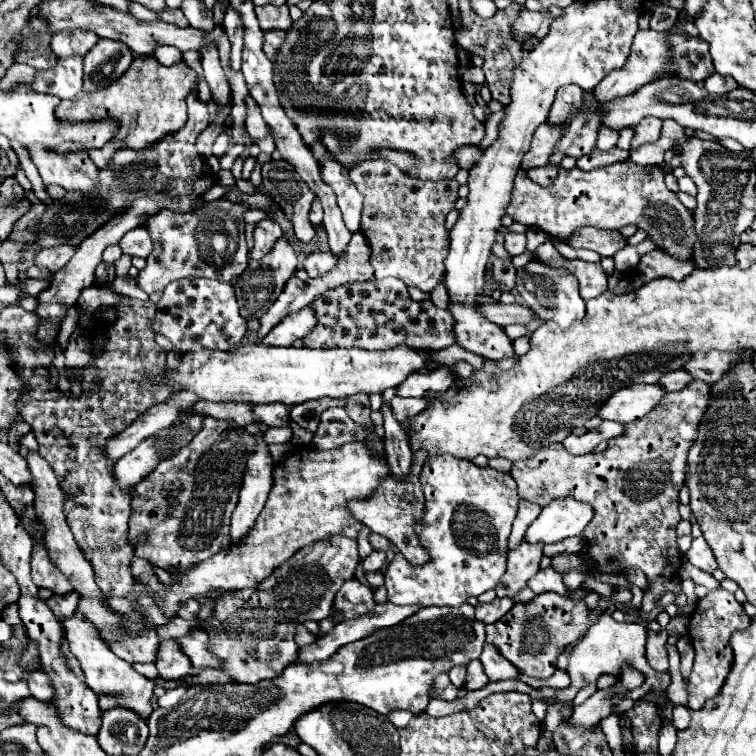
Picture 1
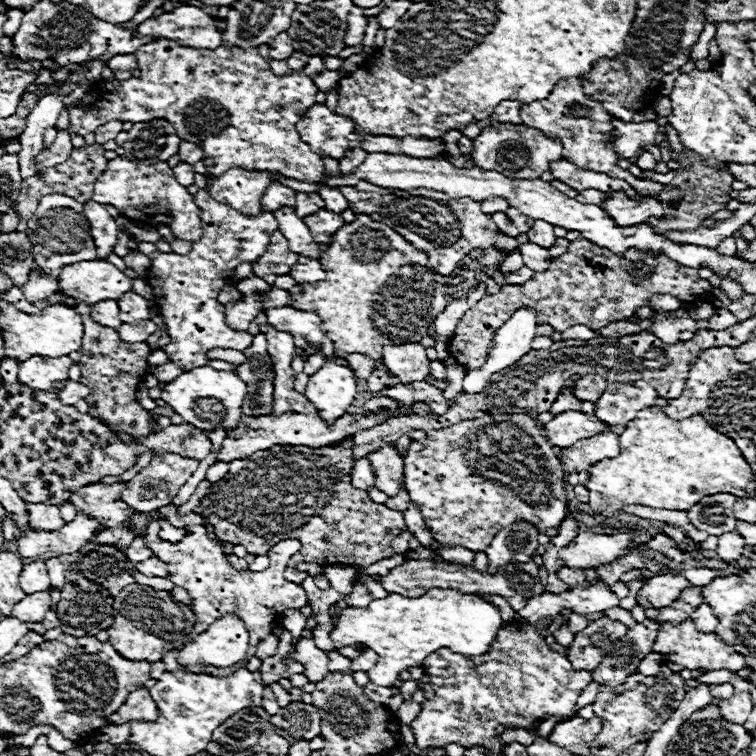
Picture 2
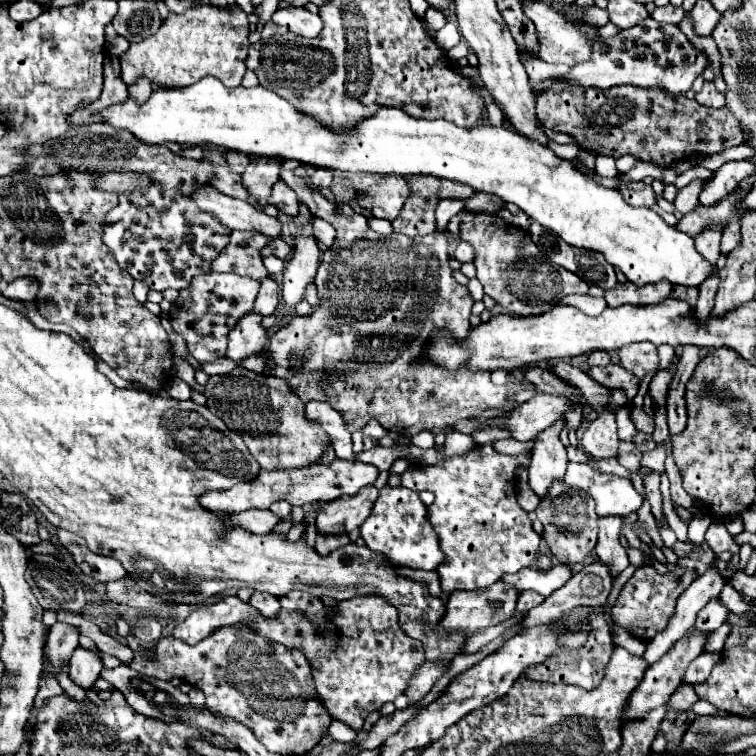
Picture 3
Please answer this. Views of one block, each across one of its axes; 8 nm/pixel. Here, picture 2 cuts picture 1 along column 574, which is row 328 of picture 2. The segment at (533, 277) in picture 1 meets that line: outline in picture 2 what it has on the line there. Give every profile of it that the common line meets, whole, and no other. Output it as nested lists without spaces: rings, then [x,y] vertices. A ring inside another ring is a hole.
[[[268,308],[266,310],[268,322],[284,332],[290,332],[294,336],[296,344],[296,356],[336,356],[334,342],[326,336],[326,332],[320,330],[322,320],[316,314],[294,310],[294,308]]]

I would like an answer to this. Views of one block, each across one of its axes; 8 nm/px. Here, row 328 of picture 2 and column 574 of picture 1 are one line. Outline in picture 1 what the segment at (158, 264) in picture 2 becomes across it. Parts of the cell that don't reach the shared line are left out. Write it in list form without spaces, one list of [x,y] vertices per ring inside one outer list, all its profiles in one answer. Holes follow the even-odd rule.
[[[632,160],[616,162],[604,168],[584,172],[580,168],[560,168],[552,186],[536,186],[522,170],[516,174],[512,200],[506,210],[516,222],[542,230],[554,238],[566,240],[584,226],[618,230],[634,224],[648,232],[656,240],[658,248],[676,256],[692,258],[692,246],[696,242],[694,218],[688,208],[680,204],[674,192],[664,184],[664,172],[658,166],[638,166]]]

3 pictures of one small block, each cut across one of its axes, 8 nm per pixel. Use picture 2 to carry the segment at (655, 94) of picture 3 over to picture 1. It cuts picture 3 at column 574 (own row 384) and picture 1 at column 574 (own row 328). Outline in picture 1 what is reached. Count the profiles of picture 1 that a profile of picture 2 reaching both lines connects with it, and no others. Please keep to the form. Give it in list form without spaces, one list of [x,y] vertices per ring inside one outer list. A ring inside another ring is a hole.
[[[562,86],[556,94],[556,100],[552,104],[548,124],[566,124],[568,122],[568,110],[576,110],[582,102],[582,90],[580,86]]]

